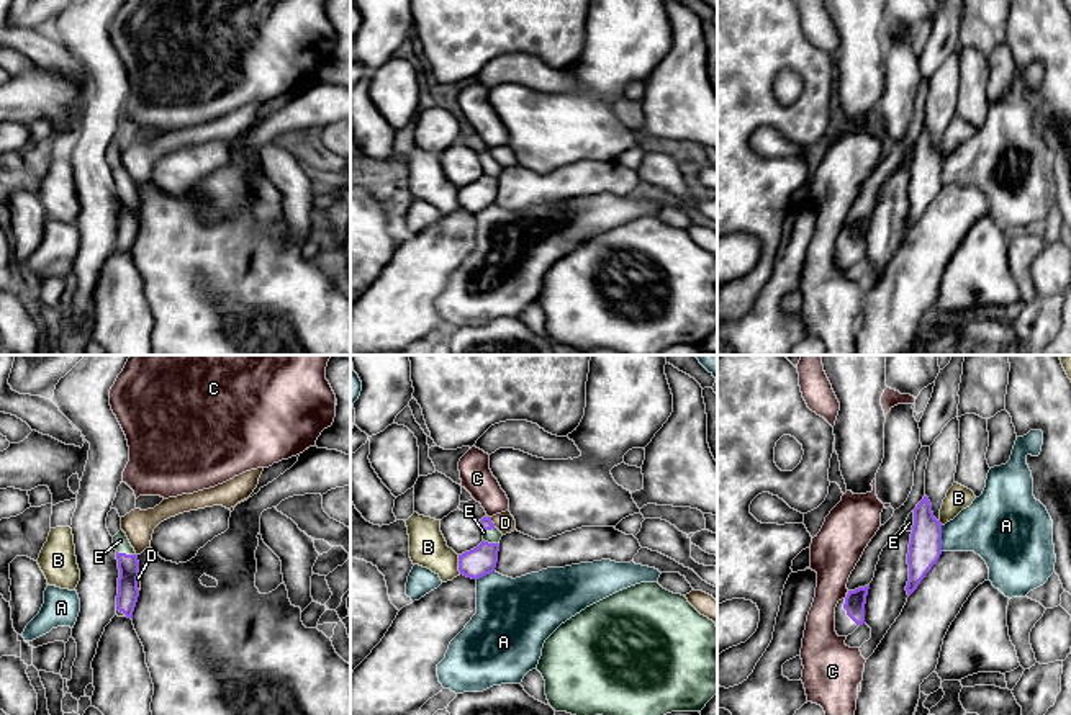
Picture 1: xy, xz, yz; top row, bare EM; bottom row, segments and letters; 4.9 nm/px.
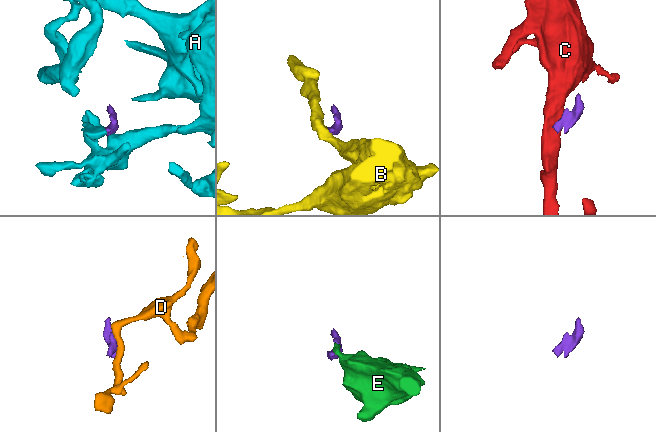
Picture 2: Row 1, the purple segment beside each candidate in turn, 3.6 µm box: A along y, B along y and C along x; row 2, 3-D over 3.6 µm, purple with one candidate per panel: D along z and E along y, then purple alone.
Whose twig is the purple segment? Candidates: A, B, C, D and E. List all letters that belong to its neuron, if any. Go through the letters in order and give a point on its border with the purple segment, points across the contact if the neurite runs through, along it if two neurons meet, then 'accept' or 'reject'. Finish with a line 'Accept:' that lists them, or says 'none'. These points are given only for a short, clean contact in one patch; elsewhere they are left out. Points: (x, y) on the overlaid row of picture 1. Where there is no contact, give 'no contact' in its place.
A: meets purple in yz at (940, 539); border along yz (940, 526), (942, 550); reject
B: meets purple in xz at (459, 565); border along xz (457, 555), (457, 570), (460, 573); reject
C: meets purple in yz at (847, 596); border along yz (847, 594), (844, 598); reject
D: meets purple in xz at (492, 522); border along xz (490, 517), (495, 526); reject
E: meets purple in xy at (126, 555); runs through xy (128, 565), (126, 555), (120, 540); accept
Accept: E

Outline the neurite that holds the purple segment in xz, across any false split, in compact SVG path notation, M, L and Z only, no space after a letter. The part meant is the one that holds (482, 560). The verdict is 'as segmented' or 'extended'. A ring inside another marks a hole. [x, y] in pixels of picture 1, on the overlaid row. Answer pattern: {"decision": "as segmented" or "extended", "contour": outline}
{"decision": "extended", "contour": "M483 517L480 520L480 528L483 532L483 542L477 548L459 555L460 574L472 579L480 579L495 571L499 540L503 537L503 533L491 522L491 517Z"}

